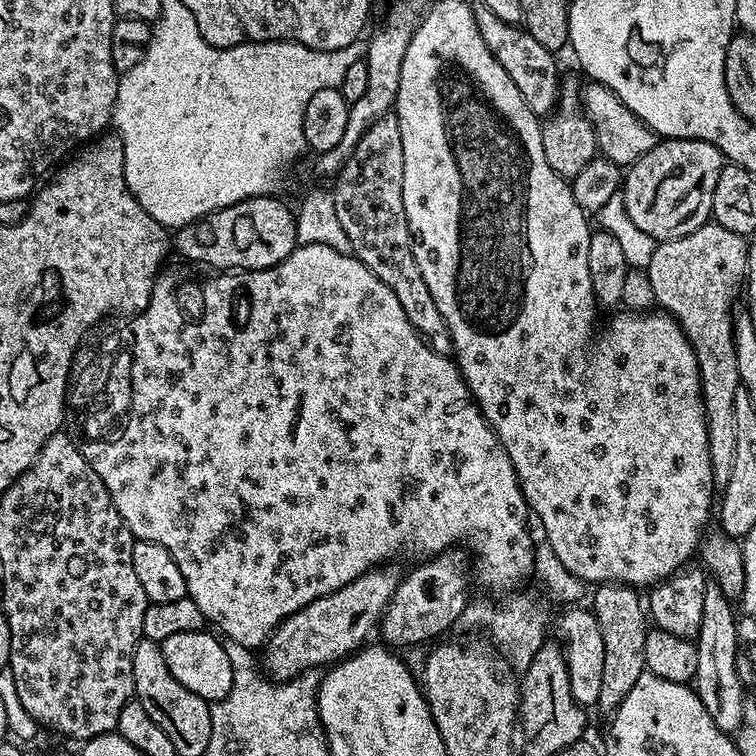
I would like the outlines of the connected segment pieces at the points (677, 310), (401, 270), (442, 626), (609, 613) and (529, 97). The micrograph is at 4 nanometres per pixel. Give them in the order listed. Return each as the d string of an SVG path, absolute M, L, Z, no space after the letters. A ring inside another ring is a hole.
M709 222L698 230L694 230L694 234L686 234L677 240L659 241L646 271L650 284L653 286L655 303L682 326L698 358L700 393L704 399L706 430L710 442L712 479L717 485L723 486L730 478L730 466L734 466L734 449L736 449L734 394L738 394L740 389L738 354L734 350L734 338L732 337L734 323L732 303L735 302L739 292L741 295L742 285L748 274L748 240L734 234L734 230L726 230L726 226L718 226L714 222Z
M389 114L378 118L354 146L348 160L335 173L336 188L331 189L334 207L338 209L338 222L350 238L352 252L398 298L402 311L414 326L424 344L439 356L453 355L450 330L430 298L430 290L418 270L412 253L412 235L406 222L406 206L402 206L402 130L398 118Z
M453 546L417 563L420 565L413 572L405 571L400 585L394 590L386 610L380 616L378 636L380 632L381 638L385 640L381 641L393 649L401 650L411 644L424 644L427 640L435 641L443 637L443 632L459 621L462 610L470 602L469 560L469 553L463 547Z
M602 584L592 596L591 611L596 613L598 630L602 630L604 653L602 654L602 687L598 689L595 707L605 714L616 712L626 700L626 694L634 690L634 682L646 675L645 645L650 631L646 604L635 587L627 584Z
M477 3L474 11L482 42L486 42L498 66L510 74L510 82L514 82L514 86L518 86L518 94L522 94L522 102L526 102L533 117L547 117L556 106L556 97L560 95L560 72L556 69L555 60L557 57L537 39L532 38L523 27L502 22L502 18L498 18L498 14L490 14L486 6Z

